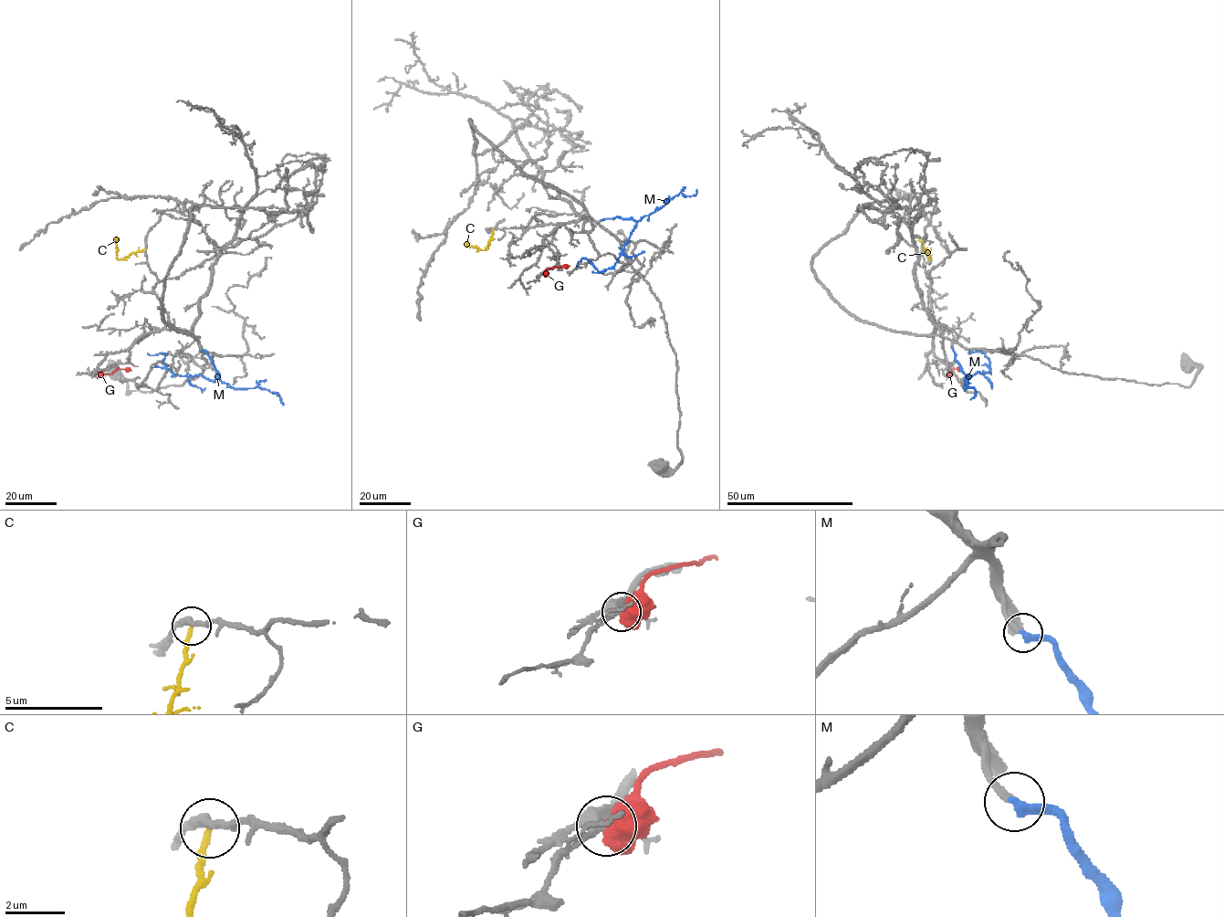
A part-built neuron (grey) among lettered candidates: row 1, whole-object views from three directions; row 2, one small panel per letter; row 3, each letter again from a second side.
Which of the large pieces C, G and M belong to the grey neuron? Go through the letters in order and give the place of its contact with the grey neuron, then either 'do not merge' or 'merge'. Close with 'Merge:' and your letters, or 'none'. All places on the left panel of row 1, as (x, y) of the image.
C: (145, 249) | do not merge
G: (99, 373) | do not merge
M: (202, 350) | merge
Merge: M

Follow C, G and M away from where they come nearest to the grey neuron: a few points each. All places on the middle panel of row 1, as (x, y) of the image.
C: (493, 228), (486, 249), (470, 247), (465, 242)
G: (543, 273), (550, 268), (569, 266)
M: (601, 220), (631, 218), (635, 226), (611, 268), (599, 272), (582, 258), (576, 268)

